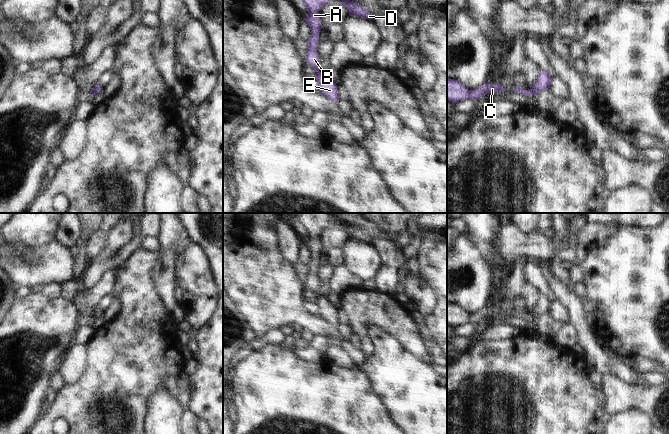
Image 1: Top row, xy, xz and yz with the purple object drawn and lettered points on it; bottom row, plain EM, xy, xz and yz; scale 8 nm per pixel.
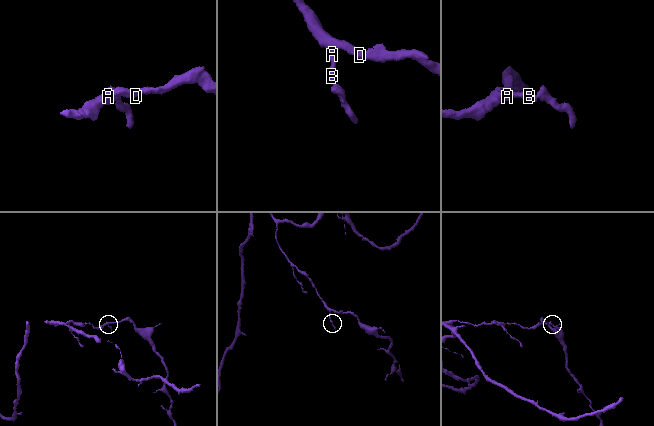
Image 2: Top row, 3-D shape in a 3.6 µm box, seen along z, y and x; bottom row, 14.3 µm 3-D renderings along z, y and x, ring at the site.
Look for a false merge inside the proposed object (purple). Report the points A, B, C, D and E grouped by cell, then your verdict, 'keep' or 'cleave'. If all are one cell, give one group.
groups A B C D / E; cleave

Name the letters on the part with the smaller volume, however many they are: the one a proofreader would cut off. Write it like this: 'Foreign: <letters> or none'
Foreign: E

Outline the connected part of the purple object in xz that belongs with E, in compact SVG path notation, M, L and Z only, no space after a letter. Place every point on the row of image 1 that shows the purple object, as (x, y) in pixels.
M318 74L315 76L317 81L318 89L321 94L325 95L328 99L337 103L339 98L337 97L337 85L334 84L327 74Z

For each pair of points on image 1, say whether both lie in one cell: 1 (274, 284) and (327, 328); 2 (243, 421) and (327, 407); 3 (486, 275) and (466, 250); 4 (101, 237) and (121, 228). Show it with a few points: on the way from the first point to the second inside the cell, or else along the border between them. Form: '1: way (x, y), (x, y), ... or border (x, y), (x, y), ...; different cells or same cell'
1: way (282, 299), (306, 323), (312, 324); same cell
2: way (264, 421), (276, 415), (306, 415); same cell
3: way (480, 269), (467, 256); same cell
4: border (107, 234), (105, 246), (97, 257); different cells

